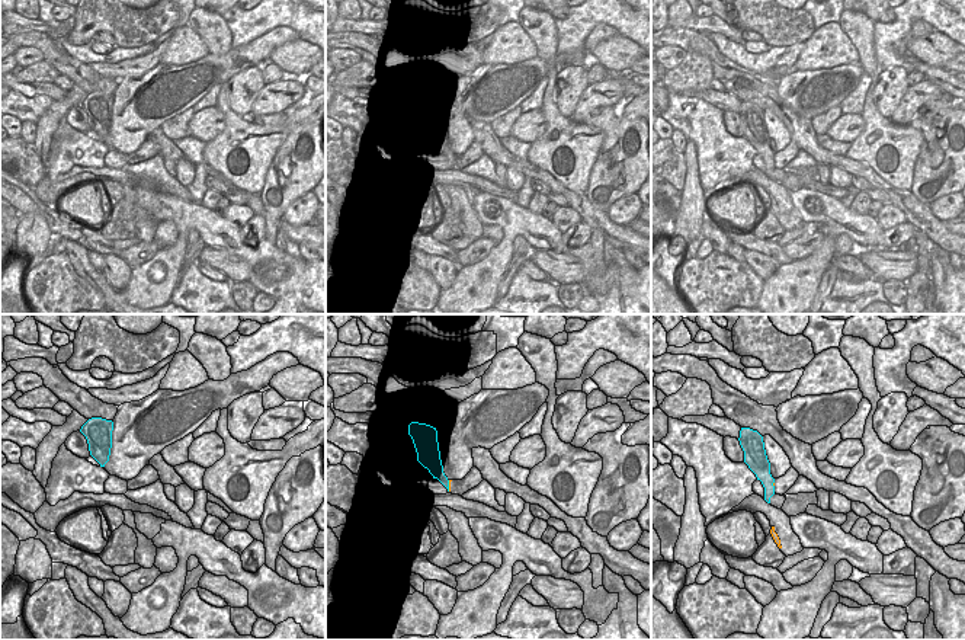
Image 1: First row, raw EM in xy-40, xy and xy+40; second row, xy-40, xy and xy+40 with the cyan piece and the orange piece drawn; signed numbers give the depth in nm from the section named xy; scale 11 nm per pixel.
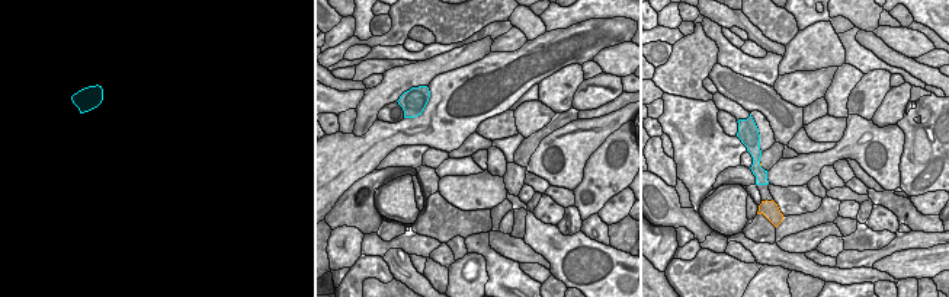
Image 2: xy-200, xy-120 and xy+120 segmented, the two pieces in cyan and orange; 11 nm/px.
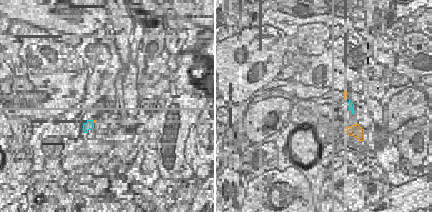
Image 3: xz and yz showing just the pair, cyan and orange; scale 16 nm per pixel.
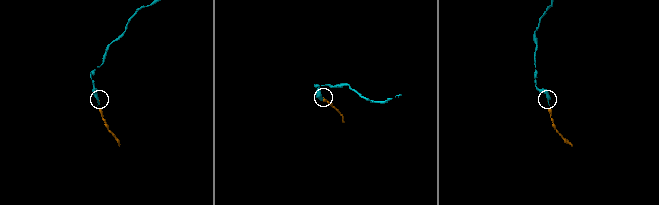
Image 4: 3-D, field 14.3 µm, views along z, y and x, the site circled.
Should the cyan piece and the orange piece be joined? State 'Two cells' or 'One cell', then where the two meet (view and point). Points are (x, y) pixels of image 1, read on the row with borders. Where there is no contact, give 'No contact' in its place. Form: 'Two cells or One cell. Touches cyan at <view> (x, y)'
One cell. Touches cyan at xy (448, 486)

